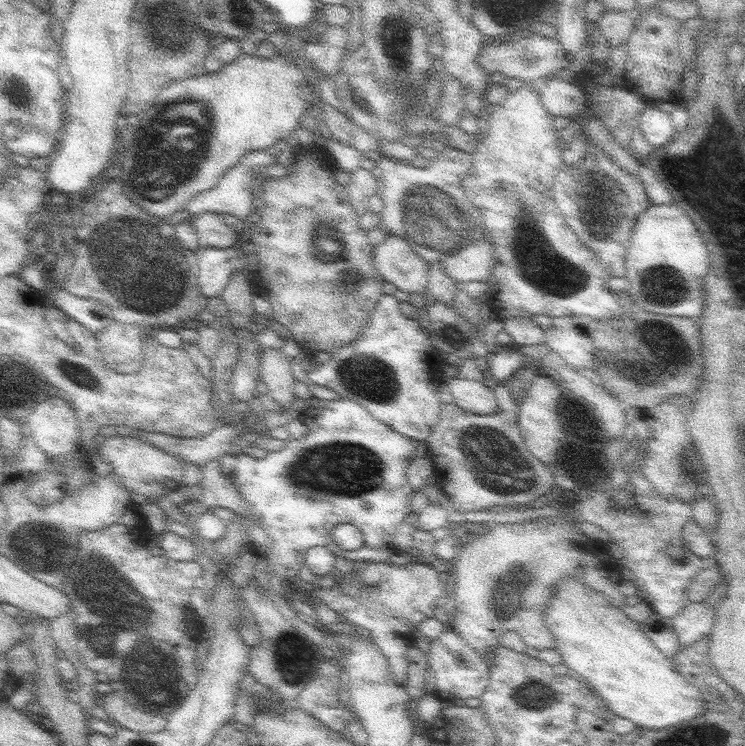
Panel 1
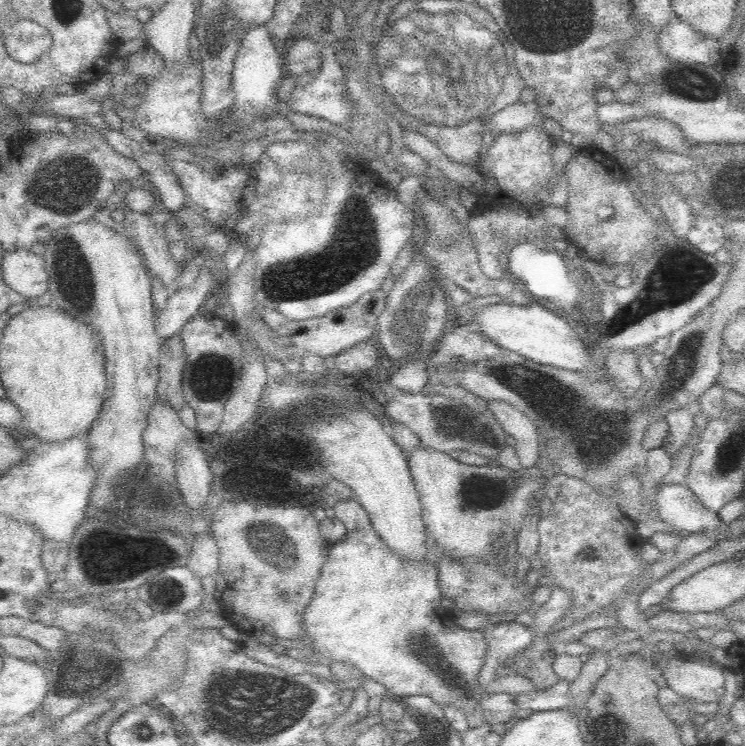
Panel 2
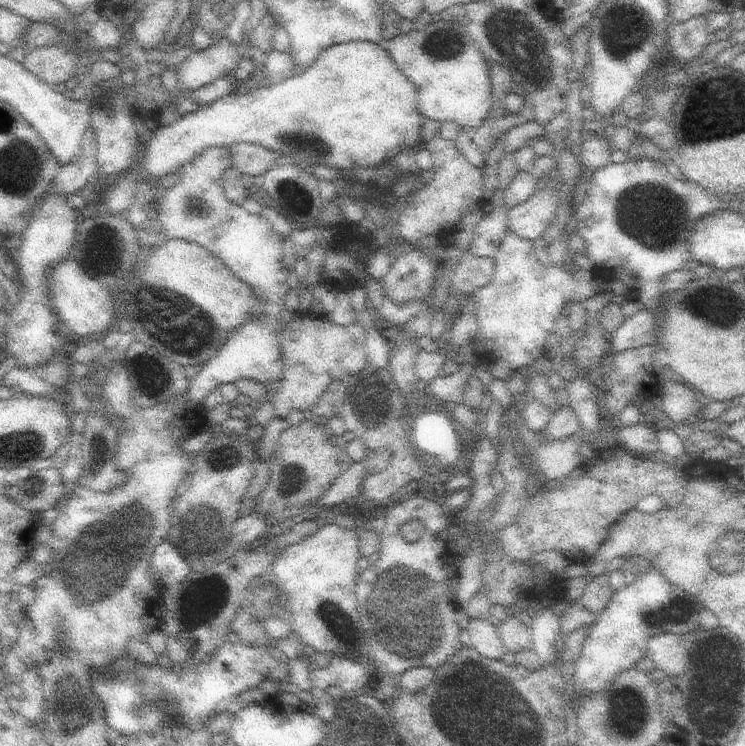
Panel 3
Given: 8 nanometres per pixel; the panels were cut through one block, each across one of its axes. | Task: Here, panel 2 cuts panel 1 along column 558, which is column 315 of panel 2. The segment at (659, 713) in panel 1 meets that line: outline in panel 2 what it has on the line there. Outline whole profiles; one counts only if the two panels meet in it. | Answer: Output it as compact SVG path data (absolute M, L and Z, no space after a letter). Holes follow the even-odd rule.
M372 524L366 528L356 528L330 548L320 580L316 582L314 598L304 612L304 630L312 638L310 652L306 652L308 660L312 664L330 664L338 660L352 662L362 670L364 676L384 684L388 696L392 698L418 694L428 696L440 706L460 708L470 728L490 724L484 720L484 708L480 706L486 692L478 680L488 658L486 636L480 630L464 630L452 620L442 620L444 610L440 608L446 604L442 602L442 596L438 568L426 560L402 560L400 554L392 552L382 542Z

